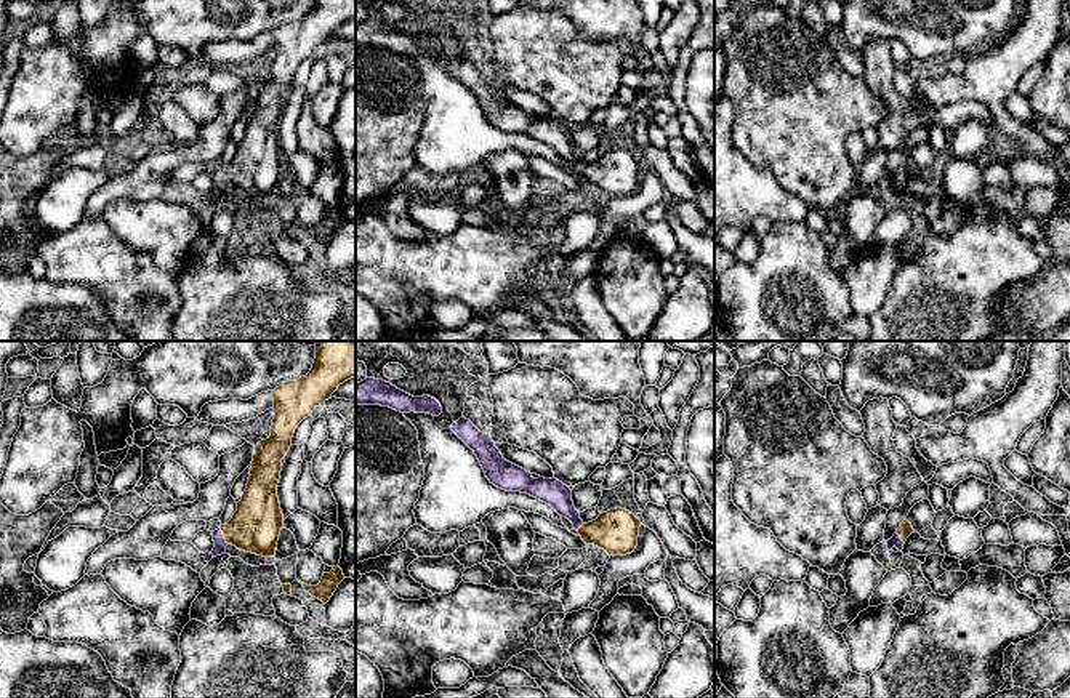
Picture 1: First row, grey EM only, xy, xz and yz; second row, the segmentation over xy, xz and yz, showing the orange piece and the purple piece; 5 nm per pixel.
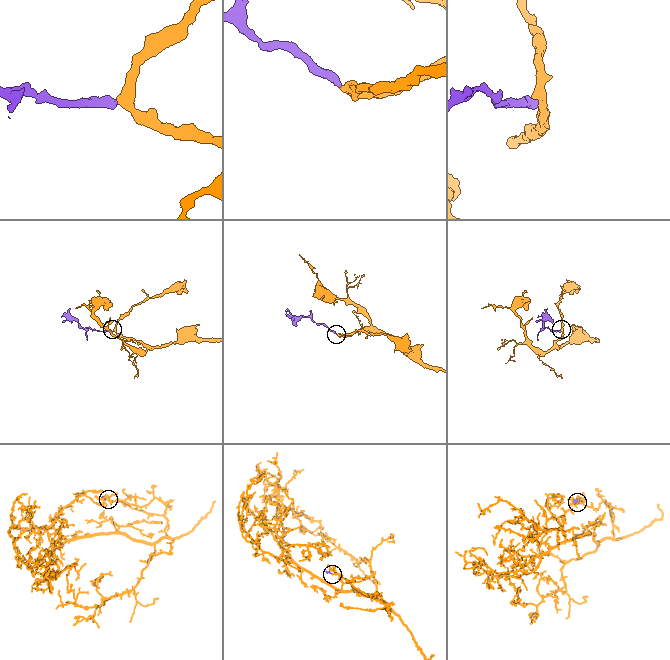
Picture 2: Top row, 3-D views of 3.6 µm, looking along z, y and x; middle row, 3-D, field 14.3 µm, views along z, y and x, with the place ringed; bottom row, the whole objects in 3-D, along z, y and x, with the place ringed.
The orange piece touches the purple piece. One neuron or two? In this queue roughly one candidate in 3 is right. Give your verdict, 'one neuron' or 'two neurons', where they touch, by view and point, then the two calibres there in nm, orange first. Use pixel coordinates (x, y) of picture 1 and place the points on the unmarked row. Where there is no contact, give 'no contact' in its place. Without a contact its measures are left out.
one neuron | xy (223, 175) | 260/60 nm

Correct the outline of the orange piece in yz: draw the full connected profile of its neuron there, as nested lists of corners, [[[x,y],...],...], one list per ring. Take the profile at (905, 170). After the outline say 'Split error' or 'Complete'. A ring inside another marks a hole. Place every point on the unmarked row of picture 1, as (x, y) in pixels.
[[[905,160],[900,168],[897,170],[897,173],[894,174],[894,178],[891,181],[886,183],[887,191],[892,192],[892,189],[895,187],[900,194],[903,191],[903,184],[907,183],[907,179],[915,174],[911,165]]]. Split error

